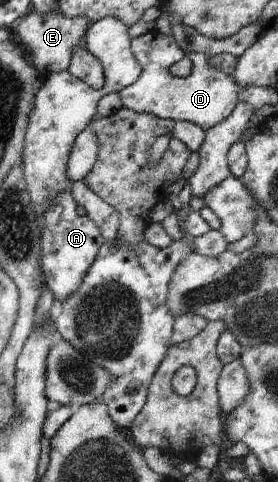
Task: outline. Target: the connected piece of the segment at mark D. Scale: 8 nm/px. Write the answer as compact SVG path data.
M151 30L131 39L131 50L139 62L141 74L131 86L117 92L124 107L133 112L152 113L161 119L189 121L205 131L223 122L235 110L239 99L238 86L232 76L211 64L209 60L211 56L195 52L187 54L192 62L191 73L187 77L177 77L169 71L169 68L185 58L186 52L183 52L172 35Z

